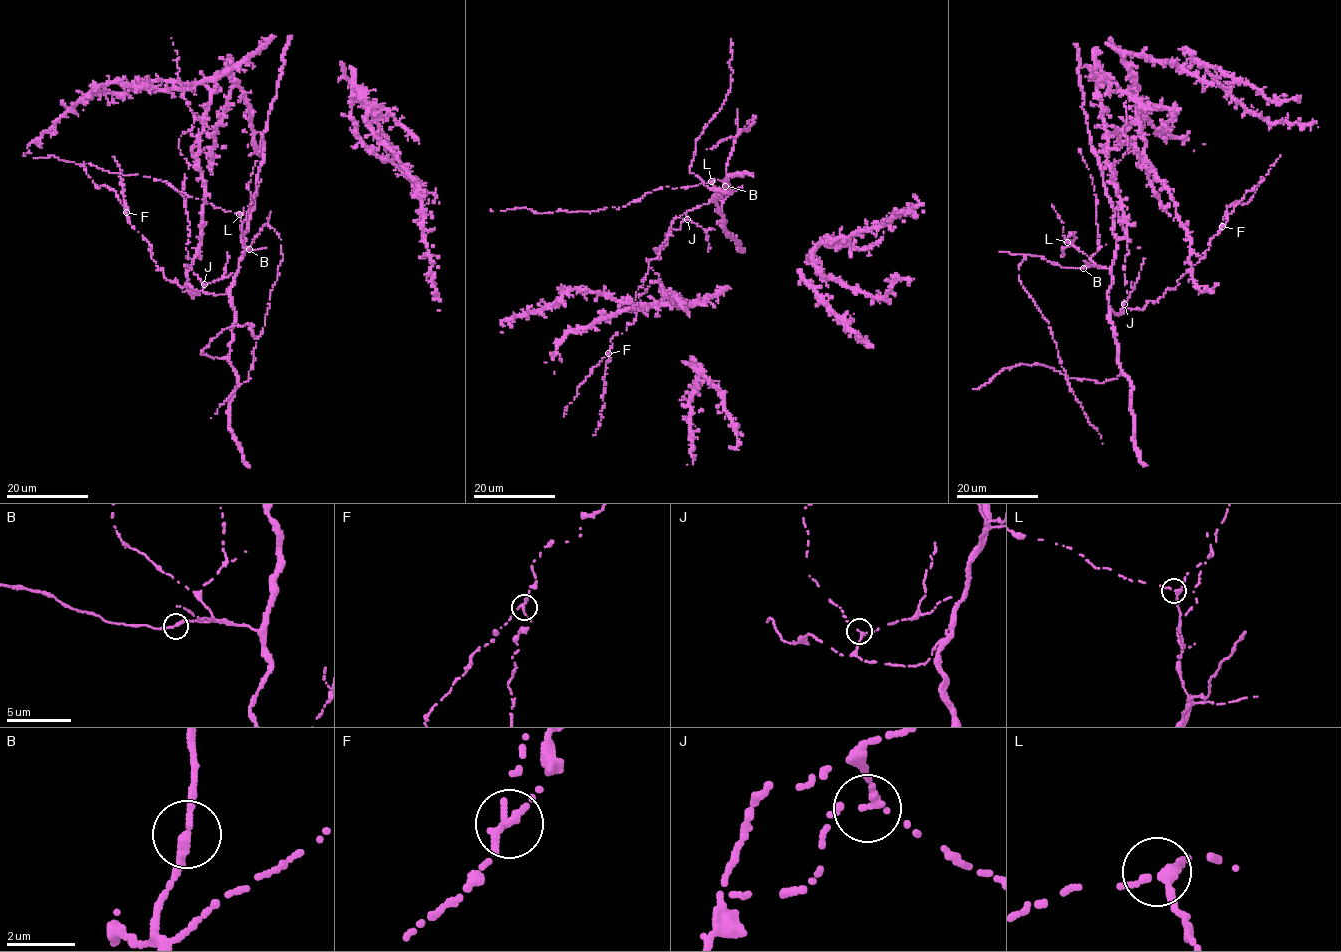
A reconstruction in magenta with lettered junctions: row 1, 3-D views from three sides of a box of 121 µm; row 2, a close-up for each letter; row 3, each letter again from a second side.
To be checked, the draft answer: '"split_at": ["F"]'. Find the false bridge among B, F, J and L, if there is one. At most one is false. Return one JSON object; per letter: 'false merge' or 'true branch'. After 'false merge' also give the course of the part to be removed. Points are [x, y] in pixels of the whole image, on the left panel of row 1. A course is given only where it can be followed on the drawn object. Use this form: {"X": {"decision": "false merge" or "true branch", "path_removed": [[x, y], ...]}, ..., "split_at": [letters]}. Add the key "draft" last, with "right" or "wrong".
{"B": {"decision": "true branch"}, "F": {"decision": "false merge", "path_removed": [[126, 212], [120, 182], [123, 180], [119, 177], [121, 170], [113, 157]]}, "J": {"decision": "true branch"}, "L": {"decision": "true branch"}, "split_at": ["F"], "draft": "right"}

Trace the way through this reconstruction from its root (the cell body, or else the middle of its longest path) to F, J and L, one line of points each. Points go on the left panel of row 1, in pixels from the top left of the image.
F: (239, 268), (221, 295), (187, 284), (181, 288), (157, 269), (151, 245), (126, 212)
J: (239, 268), (233, 284), (224, 294), (205, 293), (204, 284)
L: (239, 268), (245, 249), (239, 214)

